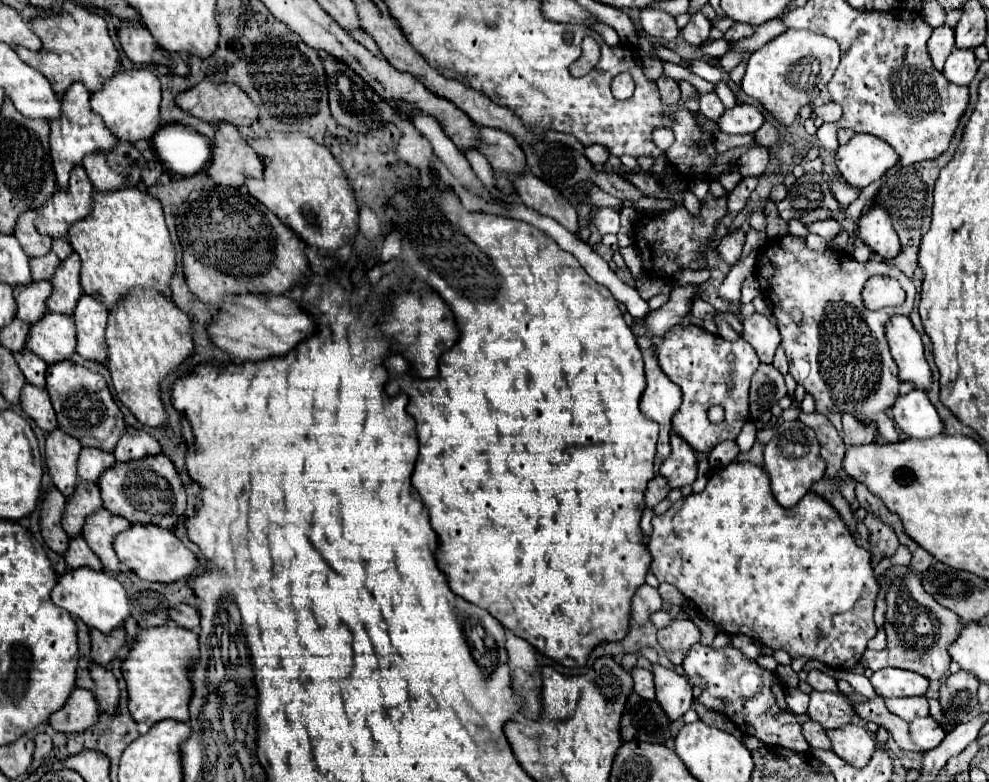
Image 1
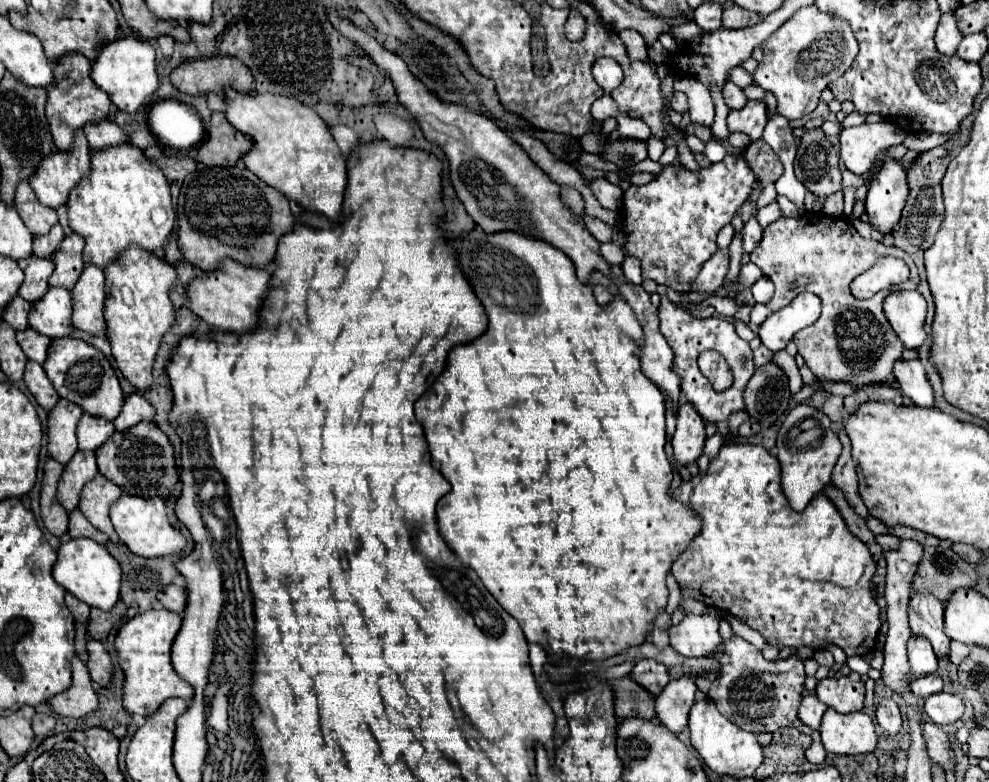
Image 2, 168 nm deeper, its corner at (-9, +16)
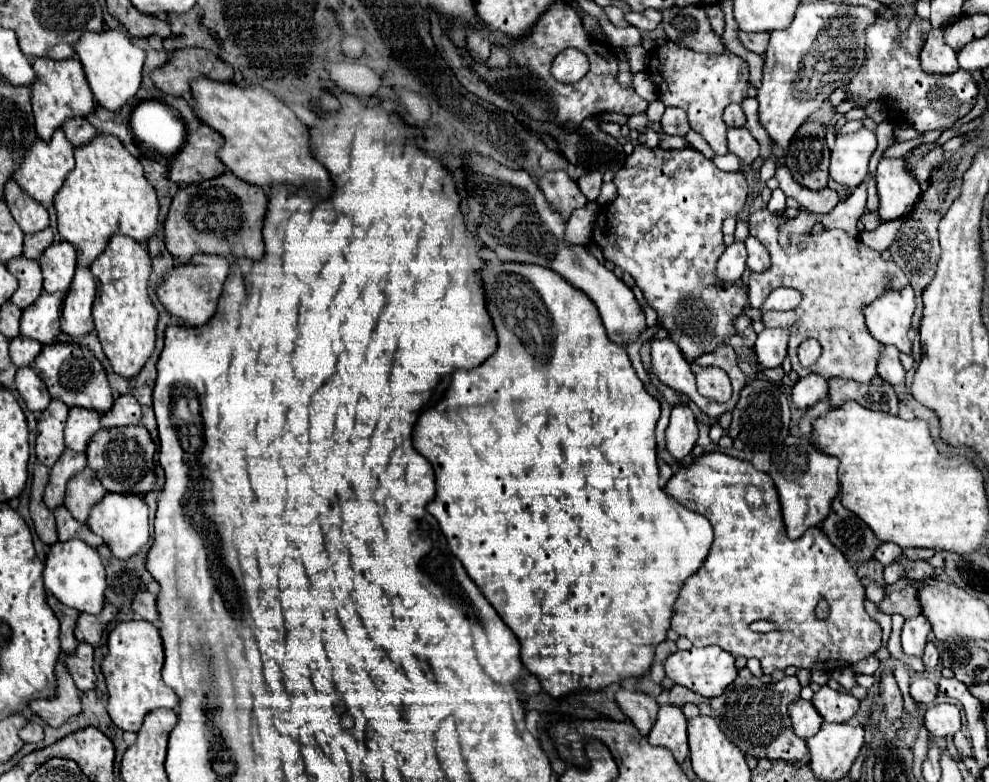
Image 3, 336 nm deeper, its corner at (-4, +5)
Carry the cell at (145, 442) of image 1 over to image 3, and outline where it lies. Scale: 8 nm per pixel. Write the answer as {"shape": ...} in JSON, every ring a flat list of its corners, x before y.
{"shape":[[120,395,112,409,102,415,102,427,120,427,120,425,136,425,142,419,142,411,138,401,132,395]]}

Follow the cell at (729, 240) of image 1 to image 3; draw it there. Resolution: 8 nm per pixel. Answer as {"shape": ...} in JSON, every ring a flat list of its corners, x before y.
{"shape":[[748,237,746,249,748,249,748,267,754,273,762,273,762,271,770,269,770,255,768,255,766,247,762,247,762,243,758,243,758,239]]}

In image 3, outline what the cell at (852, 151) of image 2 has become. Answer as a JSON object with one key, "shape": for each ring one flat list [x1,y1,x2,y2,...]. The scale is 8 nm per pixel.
{"shape":[[860,129,856,133,838,133,836,145,830,155,830,177,854,189,868,175,868,161,876,151,876,135,870,129]]}

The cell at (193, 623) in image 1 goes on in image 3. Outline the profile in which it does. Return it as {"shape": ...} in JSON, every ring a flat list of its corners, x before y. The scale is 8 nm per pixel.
{"shape":[[140,591,140,593,134,597,132,609,134,609,134,613,136,613,140,619,144,619,144,621,148,621,148,623,152,623,152,625,158,627,158,611,156,611,156,595,154,595,154,593,150,593,150,591]]}

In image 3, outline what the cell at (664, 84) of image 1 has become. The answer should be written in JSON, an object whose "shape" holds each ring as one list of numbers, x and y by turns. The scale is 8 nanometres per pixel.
{"shape":[[668,107,660,119,660,125,662,129,668,133,668,135,680,135,684,137,688,131,690,131,690,125,688,125,688,117,682,109,676,109,676,107]]}

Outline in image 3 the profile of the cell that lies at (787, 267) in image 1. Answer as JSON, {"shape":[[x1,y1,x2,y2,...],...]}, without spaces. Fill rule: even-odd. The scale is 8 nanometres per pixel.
{"shape":[[768,209,756,211,750,217,750,235,756,237,772,257,772,267,764,273,752,273,748,281,752,307,760,309,768,293,778,287,790,287,800,291,802,301,796,309,784,313,764,311,762,315,766,327,794,327,788,339,792,369,798,373,798,377,818,373,824,379,844,377,858,383,868,383,872,377,876,377,876,361,882,351,882,343,878,343,870,335,864,323,862,309,886,289,886,275,894,279,892,287,896,291,908,285,908,277,894,261,882,261,878,251,860,243,860,239,848,237,848,233,842,229,828,229,820,235,792,235,788,249,784,249,778,243,778,229,784,219,784,213,770,213],[800,241,806,243,804,251,800,251,798,247],[806,339,816,339,822,345,822,355,812,367,802,367,796,355,798,345]]}

